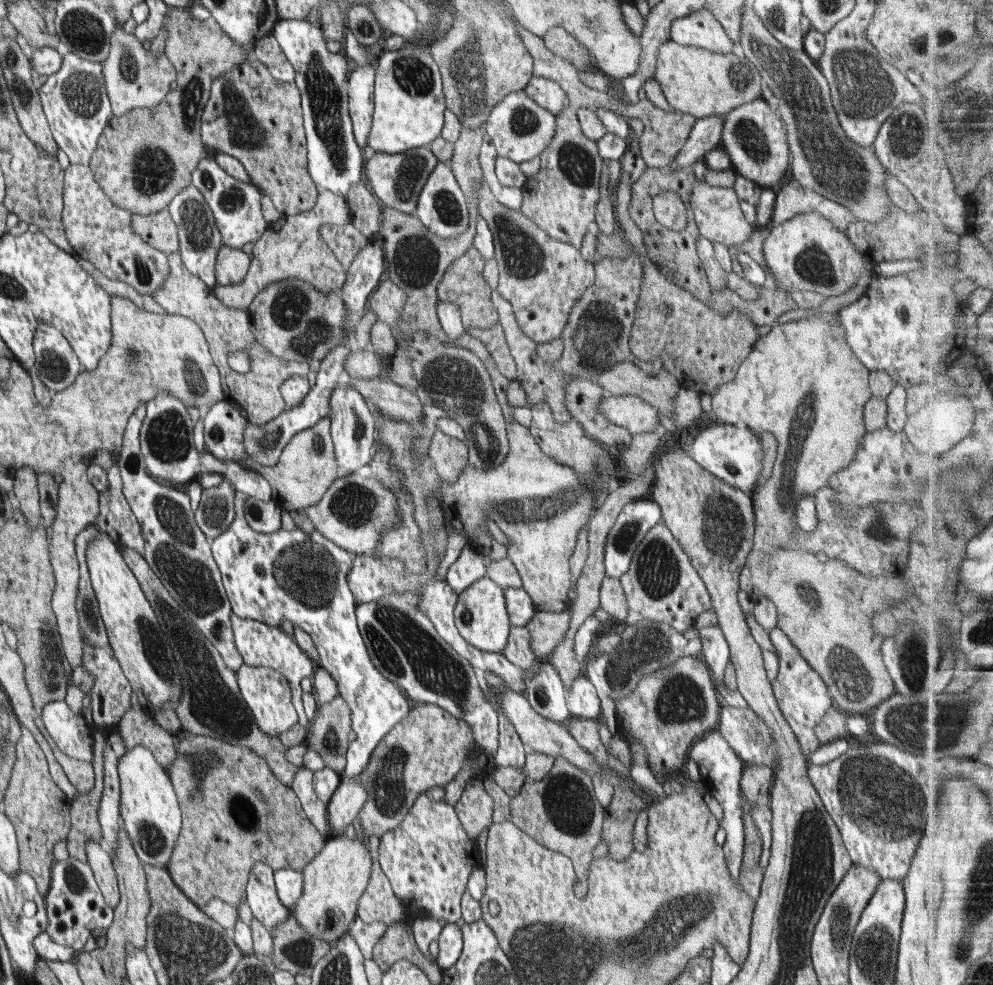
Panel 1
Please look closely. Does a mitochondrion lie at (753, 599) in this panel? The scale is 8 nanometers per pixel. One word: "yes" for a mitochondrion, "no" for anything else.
no

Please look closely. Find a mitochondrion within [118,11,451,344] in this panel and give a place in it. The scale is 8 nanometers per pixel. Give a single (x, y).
(324, 96)

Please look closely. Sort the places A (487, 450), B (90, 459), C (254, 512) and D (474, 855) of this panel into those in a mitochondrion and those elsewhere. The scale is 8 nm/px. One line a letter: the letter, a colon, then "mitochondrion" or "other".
A: mitochondrion
B: other
C: mitochondrion
D: other

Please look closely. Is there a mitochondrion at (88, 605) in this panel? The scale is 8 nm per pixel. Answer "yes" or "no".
yes

